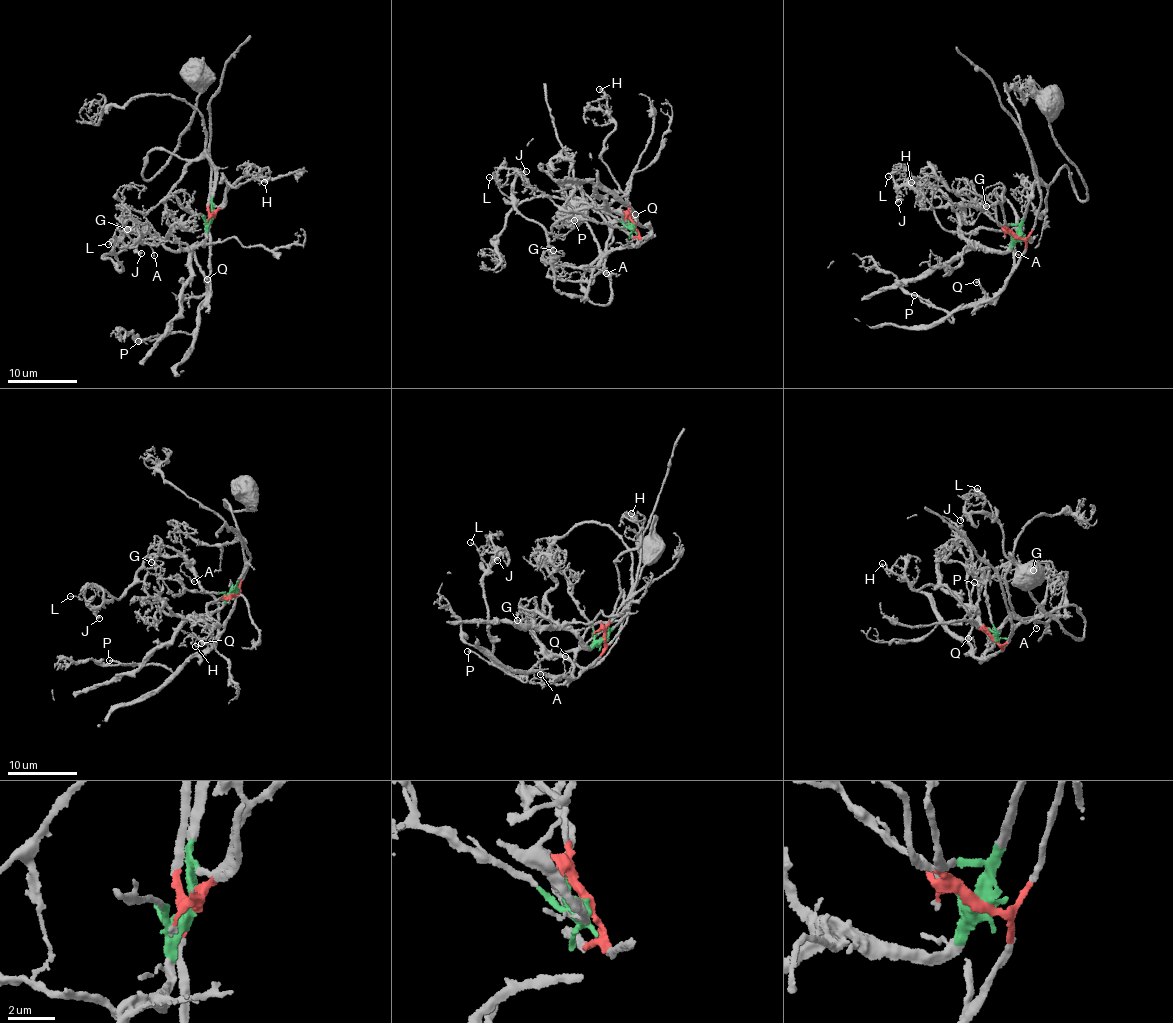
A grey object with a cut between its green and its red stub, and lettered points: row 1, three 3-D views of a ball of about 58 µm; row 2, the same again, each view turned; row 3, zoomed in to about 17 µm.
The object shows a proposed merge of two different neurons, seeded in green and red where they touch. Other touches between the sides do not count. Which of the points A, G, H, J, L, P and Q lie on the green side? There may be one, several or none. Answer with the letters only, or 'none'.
none

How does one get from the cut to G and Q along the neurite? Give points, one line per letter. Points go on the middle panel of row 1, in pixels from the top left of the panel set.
G: (633, 224), (642, 239), (650, 239), (611, 251), (592, 267), (551, 264), (544, 258), (544, 253), (552, 250)
Q: (633, 224), (642, 239), (650, 237), (648, 227), (636, 220), (636, 214)

